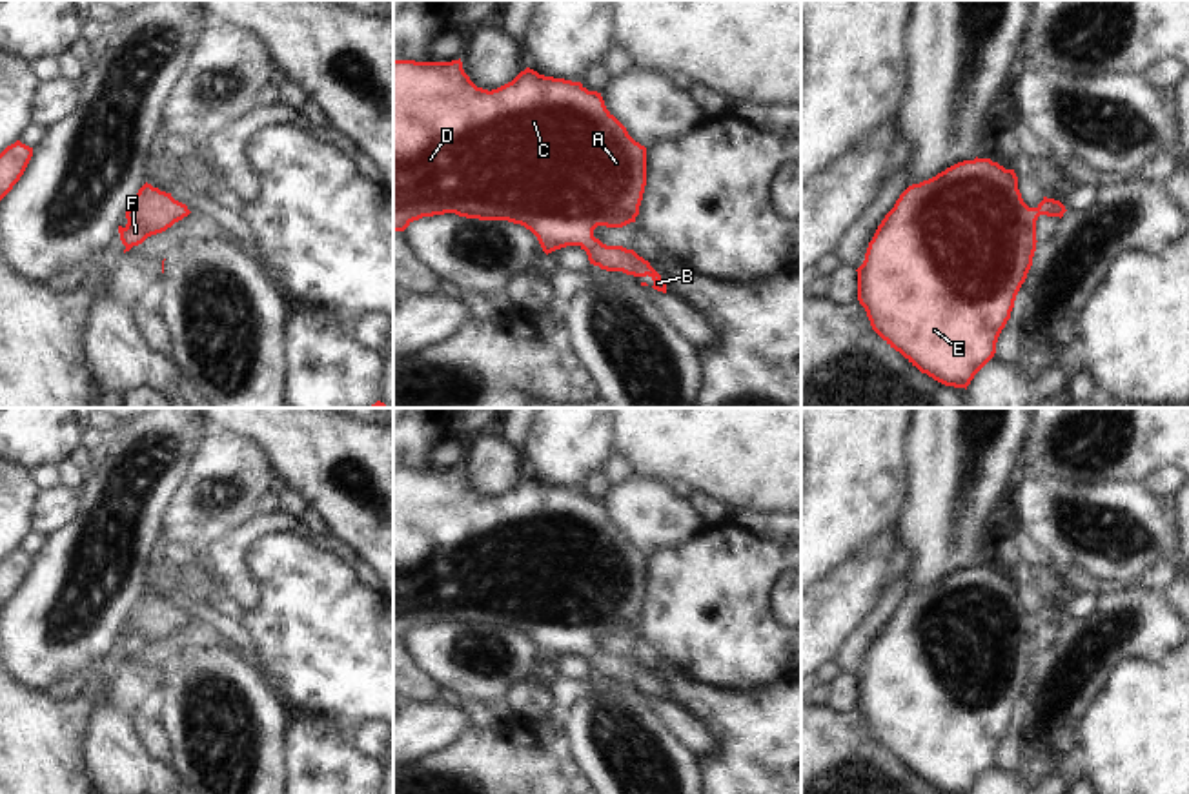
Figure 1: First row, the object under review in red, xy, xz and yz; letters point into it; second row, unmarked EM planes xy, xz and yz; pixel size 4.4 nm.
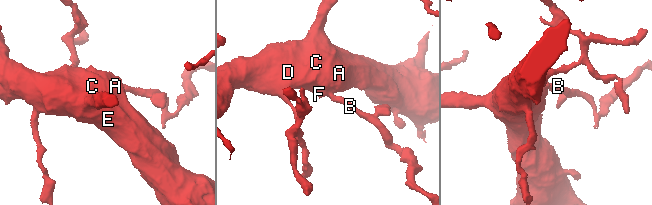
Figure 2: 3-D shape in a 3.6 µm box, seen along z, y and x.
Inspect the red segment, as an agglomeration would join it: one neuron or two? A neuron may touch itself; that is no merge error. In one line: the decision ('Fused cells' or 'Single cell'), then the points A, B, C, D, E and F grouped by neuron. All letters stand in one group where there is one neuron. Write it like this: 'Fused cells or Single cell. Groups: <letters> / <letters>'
Single cell. Groups: A B C D E F.

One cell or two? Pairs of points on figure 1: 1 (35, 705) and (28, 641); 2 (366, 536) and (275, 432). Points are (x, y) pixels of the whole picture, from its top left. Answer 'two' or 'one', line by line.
1: two
2: one

